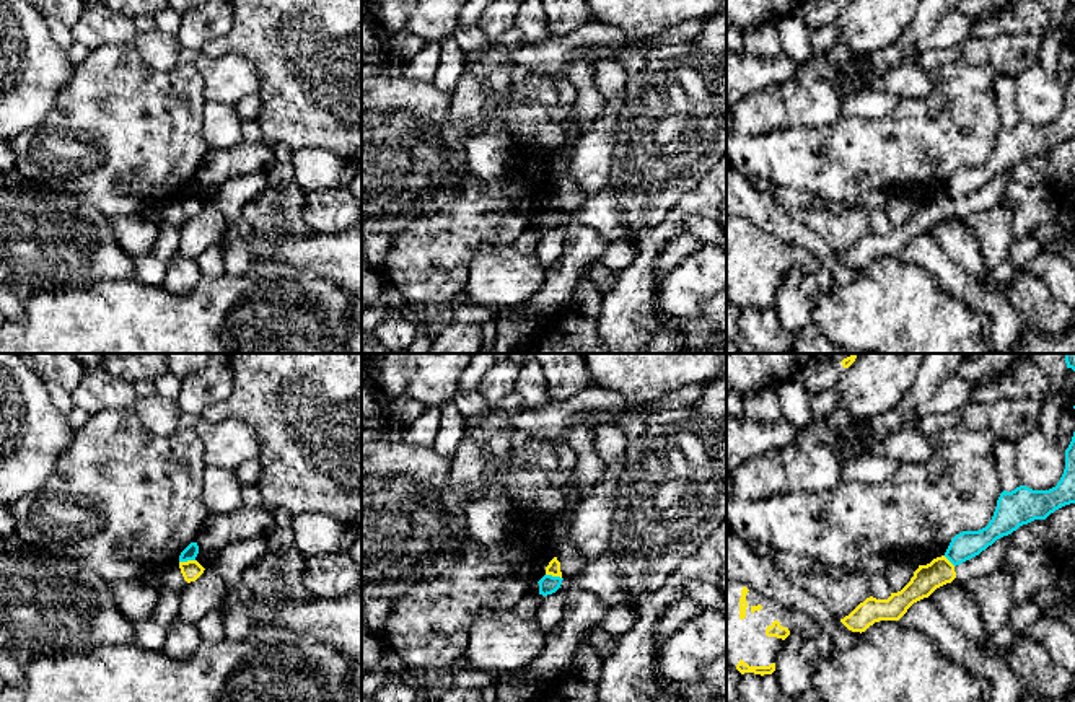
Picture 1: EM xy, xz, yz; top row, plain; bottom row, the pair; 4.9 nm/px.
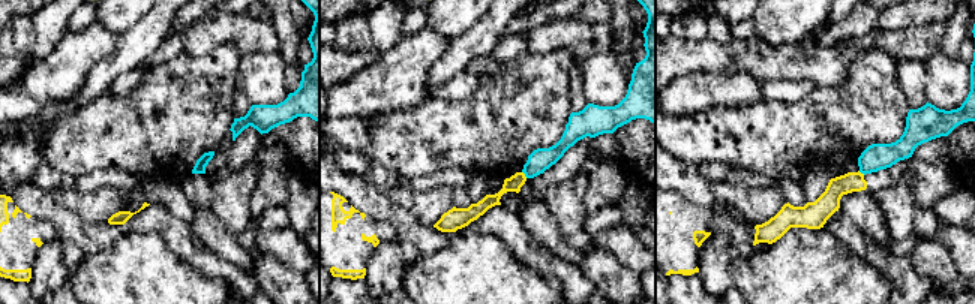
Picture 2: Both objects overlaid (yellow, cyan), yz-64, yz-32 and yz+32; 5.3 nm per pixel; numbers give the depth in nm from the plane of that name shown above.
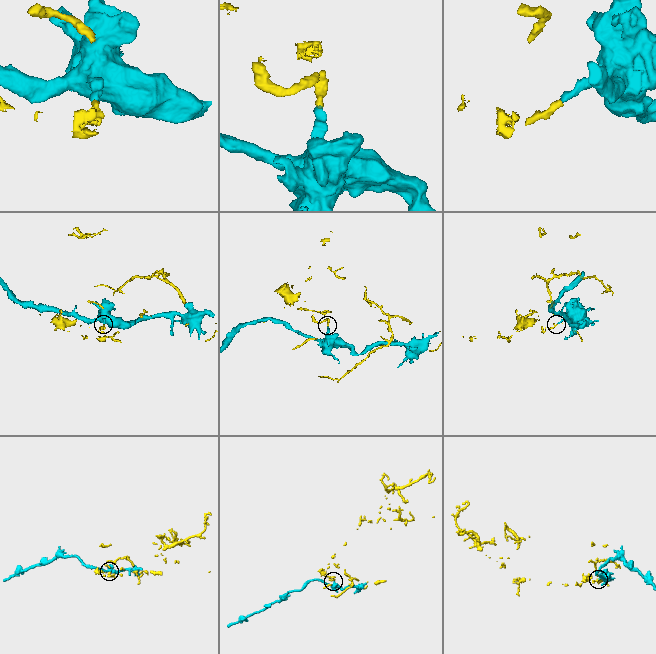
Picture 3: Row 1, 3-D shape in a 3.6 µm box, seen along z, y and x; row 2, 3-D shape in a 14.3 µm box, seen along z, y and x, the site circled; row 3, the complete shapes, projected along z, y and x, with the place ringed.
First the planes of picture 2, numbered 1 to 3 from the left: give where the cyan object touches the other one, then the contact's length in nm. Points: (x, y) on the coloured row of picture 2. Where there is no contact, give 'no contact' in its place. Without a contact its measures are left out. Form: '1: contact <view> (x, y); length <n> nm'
1: no contact
2: contact yz-32 (524, 174); length 50 nm
3: contact yz+32 (860, 172); length 40 nm

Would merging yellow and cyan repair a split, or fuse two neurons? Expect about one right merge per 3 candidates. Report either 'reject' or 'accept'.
reject

